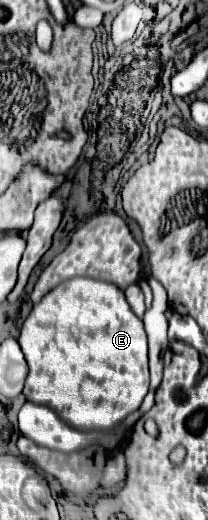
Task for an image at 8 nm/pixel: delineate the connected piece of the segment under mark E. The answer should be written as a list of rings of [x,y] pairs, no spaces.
[[[68,279],[54,287],[21,326],[18,343],[24,349],[30,373],[24,397],[32,403],[50,407],[66,425],[80,431],[110,431],[134,413],[149,391],[148,349],[142,317],[136,317],[126,301],[126,289],[98,279]]]

